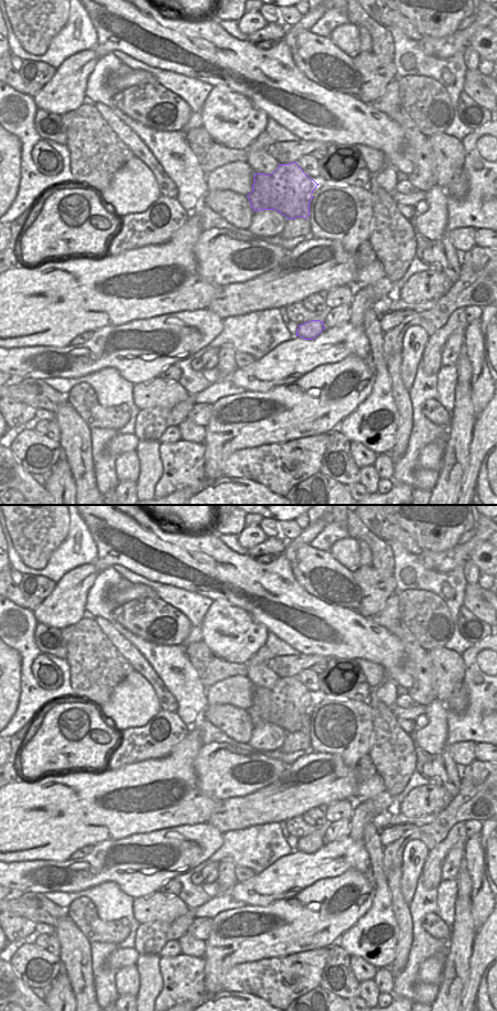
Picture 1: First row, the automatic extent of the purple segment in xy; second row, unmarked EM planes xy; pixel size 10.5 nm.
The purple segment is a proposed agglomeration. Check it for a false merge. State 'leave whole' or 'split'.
split

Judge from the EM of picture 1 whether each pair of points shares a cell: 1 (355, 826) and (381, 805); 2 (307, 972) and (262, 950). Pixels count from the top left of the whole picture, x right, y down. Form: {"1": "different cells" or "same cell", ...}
{"1": "same cell", "2": "different cells"}

